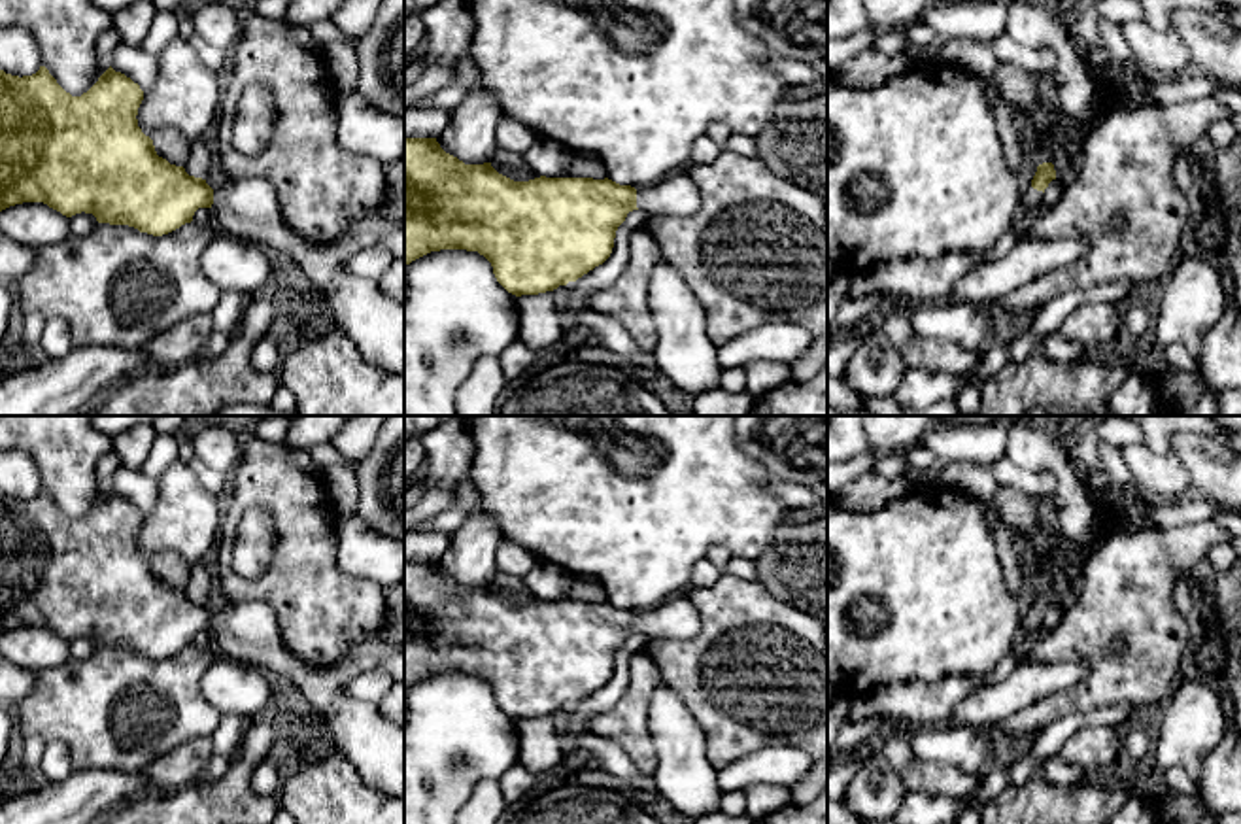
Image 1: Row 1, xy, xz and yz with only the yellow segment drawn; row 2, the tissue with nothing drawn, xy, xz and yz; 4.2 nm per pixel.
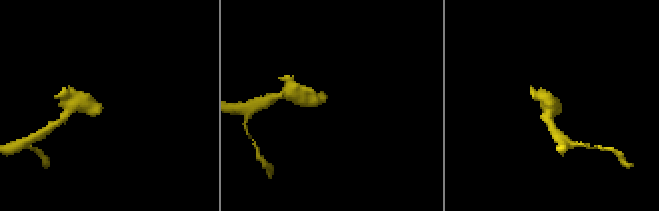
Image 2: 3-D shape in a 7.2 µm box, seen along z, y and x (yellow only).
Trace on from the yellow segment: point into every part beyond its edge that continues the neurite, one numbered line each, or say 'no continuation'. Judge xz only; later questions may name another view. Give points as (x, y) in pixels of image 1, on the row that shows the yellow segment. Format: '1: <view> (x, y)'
1: xz (677, 195)

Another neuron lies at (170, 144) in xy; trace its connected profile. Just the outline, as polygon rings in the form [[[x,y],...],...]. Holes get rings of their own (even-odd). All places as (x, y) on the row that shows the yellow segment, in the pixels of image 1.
[[[161,129],[153,134],[153,146],[159,157],[170,164],[183,166],[191,155],[193,142],[176,129]]]

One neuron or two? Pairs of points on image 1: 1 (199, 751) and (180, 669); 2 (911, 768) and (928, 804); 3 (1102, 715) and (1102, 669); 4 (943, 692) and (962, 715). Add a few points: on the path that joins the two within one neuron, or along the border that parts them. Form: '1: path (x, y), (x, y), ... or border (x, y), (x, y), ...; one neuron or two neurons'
1: border (210, 736), (184, 741), (157, 760); two neurons
2: border (909, 790), (947, 794), (960, 804); two neurons
3: border (1138, 715), (1126, 703), (1107, 703), (1058, 717); two neurons
4: border (994, 683), (971, 690), (956, 705), (951, 720); two neurons

